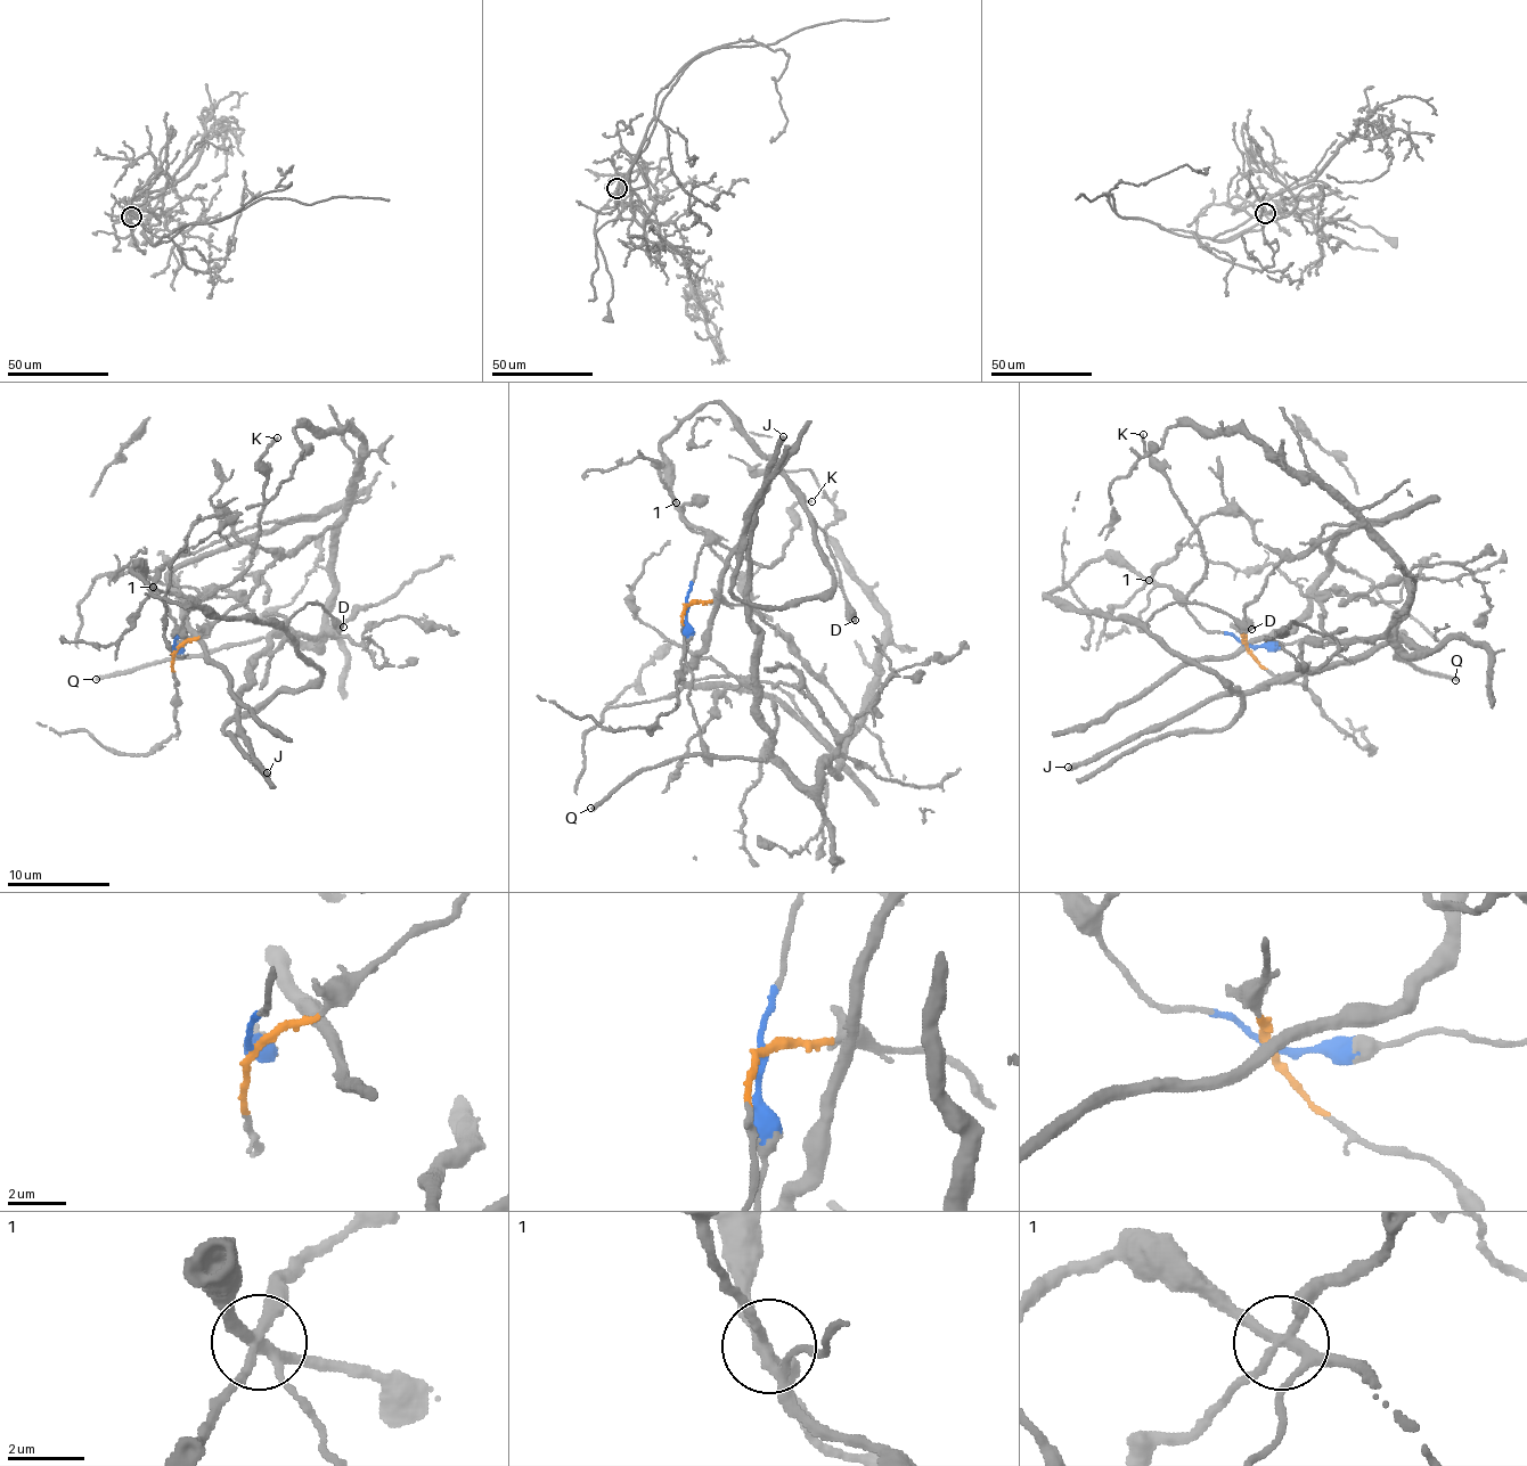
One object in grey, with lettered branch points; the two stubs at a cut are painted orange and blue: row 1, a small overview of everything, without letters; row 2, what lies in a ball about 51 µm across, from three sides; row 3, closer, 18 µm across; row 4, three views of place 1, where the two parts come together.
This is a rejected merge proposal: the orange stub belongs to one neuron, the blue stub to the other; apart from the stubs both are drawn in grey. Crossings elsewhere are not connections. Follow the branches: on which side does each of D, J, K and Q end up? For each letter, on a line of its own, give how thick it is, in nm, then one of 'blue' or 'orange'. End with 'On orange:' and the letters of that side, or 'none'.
D: 600 nm | blue
J: 420 nm | orange
K: 190 nm | blue
Q: 280 nm | orange
On orange: J, Q

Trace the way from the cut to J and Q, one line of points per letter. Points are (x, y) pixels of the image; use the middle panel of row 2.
J: (687, 606), (749, 605), (790, 644), (849, 714), (837, 776), (807, 787), (758, 711), (753, 514), (783, 435)
Q: (687, 606), (753, 607), (790, 644), (849, 714), (835, 776), (689, 754), (590, 809)

